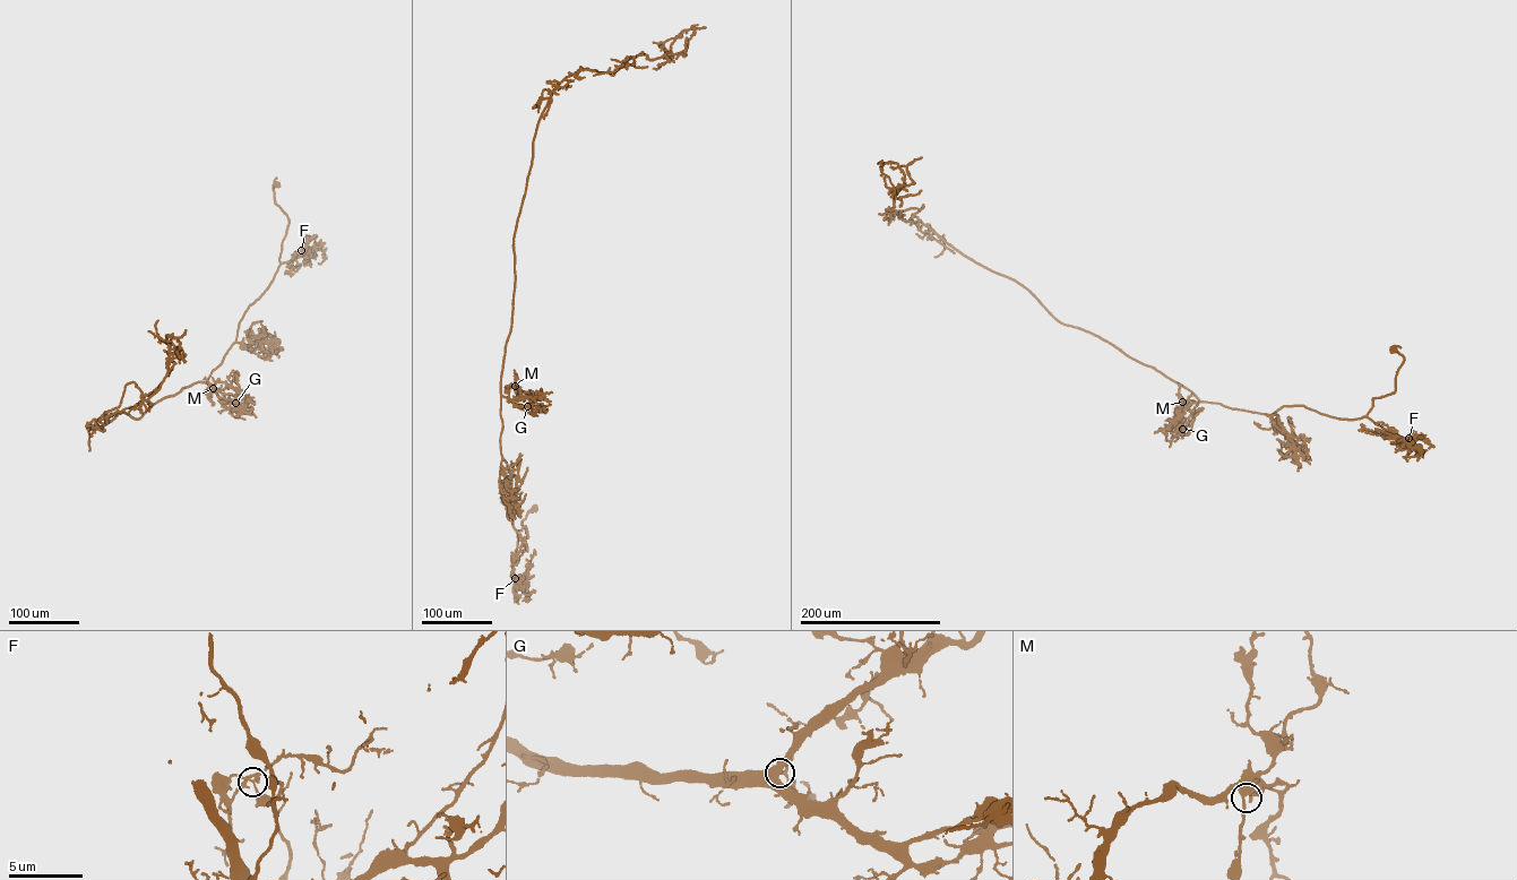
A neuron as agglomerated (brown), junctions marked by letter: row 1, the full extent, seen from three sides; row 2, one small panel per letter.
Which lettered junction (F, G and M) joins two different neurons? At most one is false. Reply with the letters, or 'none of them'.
F

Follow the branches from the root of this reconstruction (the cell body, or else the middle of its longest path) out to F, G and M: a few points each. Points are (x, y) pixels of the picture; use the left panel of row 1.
F: (277, 184), (273, 189), (275, 203), (290, 221), (279, 261), (295, 259), (301, 250)
G: (277, 184), (275, 203), (290, 221), (281, 264), (206, 382), (221, 398), (235, 403)
M: (277, 184), (275, 203), (290, 221), (281, 264), (207, 380), (214, 391), (209, 394), (213, 388)

